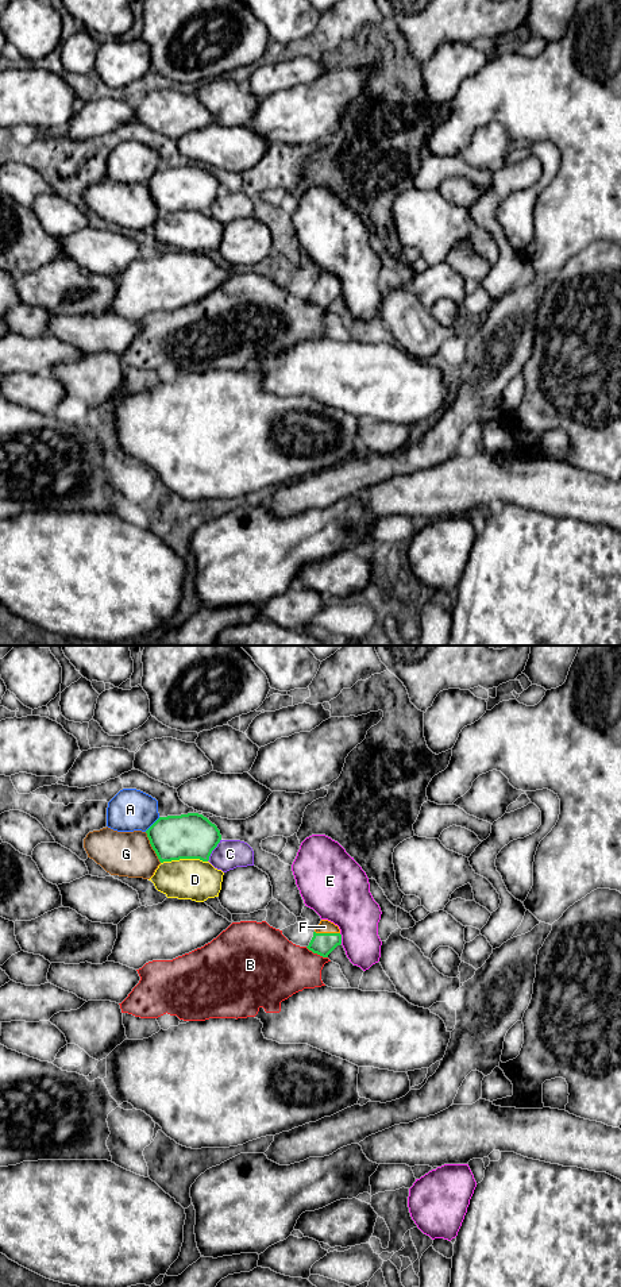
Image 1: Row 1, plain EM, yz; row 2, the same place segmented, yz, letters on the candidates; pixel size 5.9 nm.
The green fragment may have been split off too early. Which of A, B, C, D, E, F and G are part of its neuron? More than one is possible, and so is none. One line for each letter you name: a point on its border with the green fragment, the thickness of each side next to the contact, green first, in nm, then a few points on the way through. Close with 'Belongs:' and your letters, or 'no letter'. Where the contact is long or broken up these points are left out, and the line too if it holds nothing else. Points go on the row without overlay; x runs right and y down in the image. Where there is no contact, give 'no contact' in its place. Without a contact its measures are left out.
F: meets green in yz at (327, 285); 140 nm thick on the green side, 80 nm on the other; runs through yz (323, 296), (327, 285), (324, 278)
Belongs: F

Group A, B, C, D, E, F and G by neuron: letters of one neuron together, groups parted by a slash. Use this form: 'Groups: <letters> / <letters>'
Groups: A / B / C / D / E / F / G

